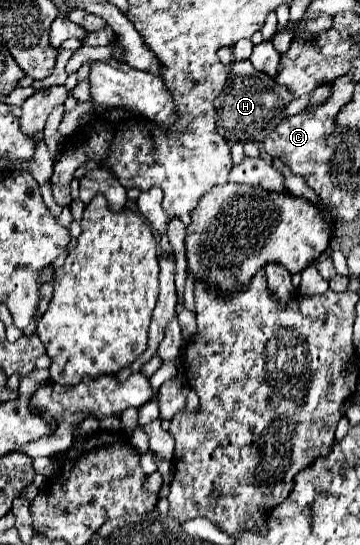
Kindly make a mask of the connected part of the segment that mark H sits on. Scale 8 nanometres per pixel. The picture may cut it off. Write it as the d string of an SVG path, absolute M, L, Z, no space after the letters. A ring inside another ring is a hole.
M248 59L234 61L230 67L230 75L220 99L214 101L216 111L216 129L228 143L236 141L256 141L262 143L268 133L282 121L286 105L292 101L290 93L284 87L278 87L274 79L258 73Z

